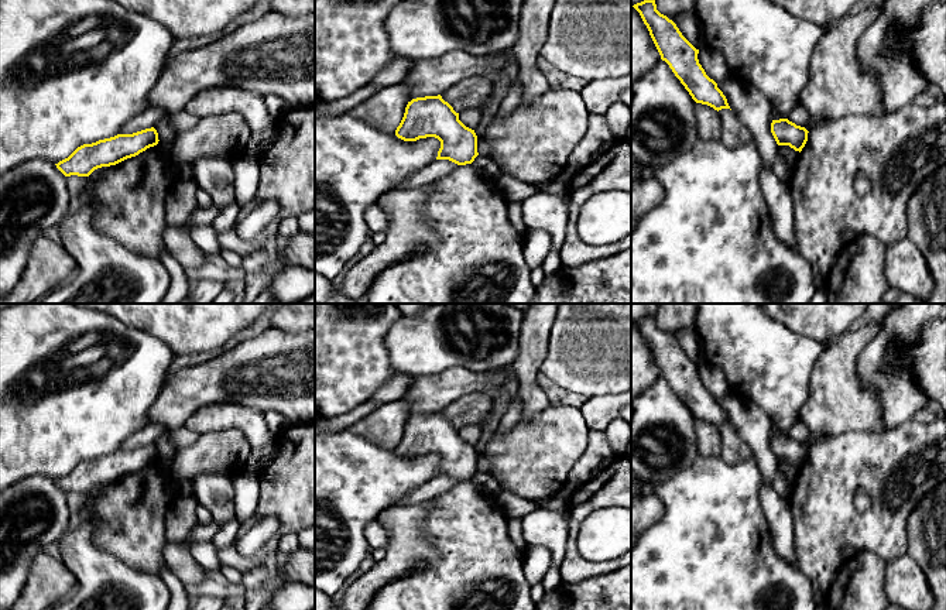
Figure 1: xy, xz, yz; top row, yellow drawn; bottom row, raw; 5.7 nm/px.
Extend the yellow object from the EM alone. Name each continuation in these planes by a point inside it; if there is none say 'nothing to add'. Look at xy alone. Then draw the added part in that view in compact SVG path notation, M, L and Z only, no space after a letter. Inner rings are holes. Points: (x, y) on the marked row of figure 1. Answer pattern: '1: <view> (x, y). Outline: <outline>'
nothing to add

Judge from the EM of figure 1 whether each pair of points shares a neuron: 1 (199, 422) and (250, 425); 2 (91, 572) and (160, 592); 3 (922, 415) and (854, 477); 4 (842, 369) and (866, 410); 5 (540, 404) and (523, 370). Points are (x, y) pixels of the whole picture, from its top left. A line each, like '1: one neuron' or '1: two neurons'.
1: one neuron
2: one neuron
3: two neurons
4: one neuron
5: one neuron

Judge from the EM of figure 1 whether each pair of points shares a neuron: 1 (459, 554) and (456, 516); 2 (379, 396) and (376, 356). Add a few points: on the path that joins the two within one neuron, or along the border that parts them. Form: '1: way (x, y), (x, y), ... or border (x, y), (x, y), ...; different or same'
1: way (459, 544), (459, 525); same
2: border (396, 373), (370, 397); different

